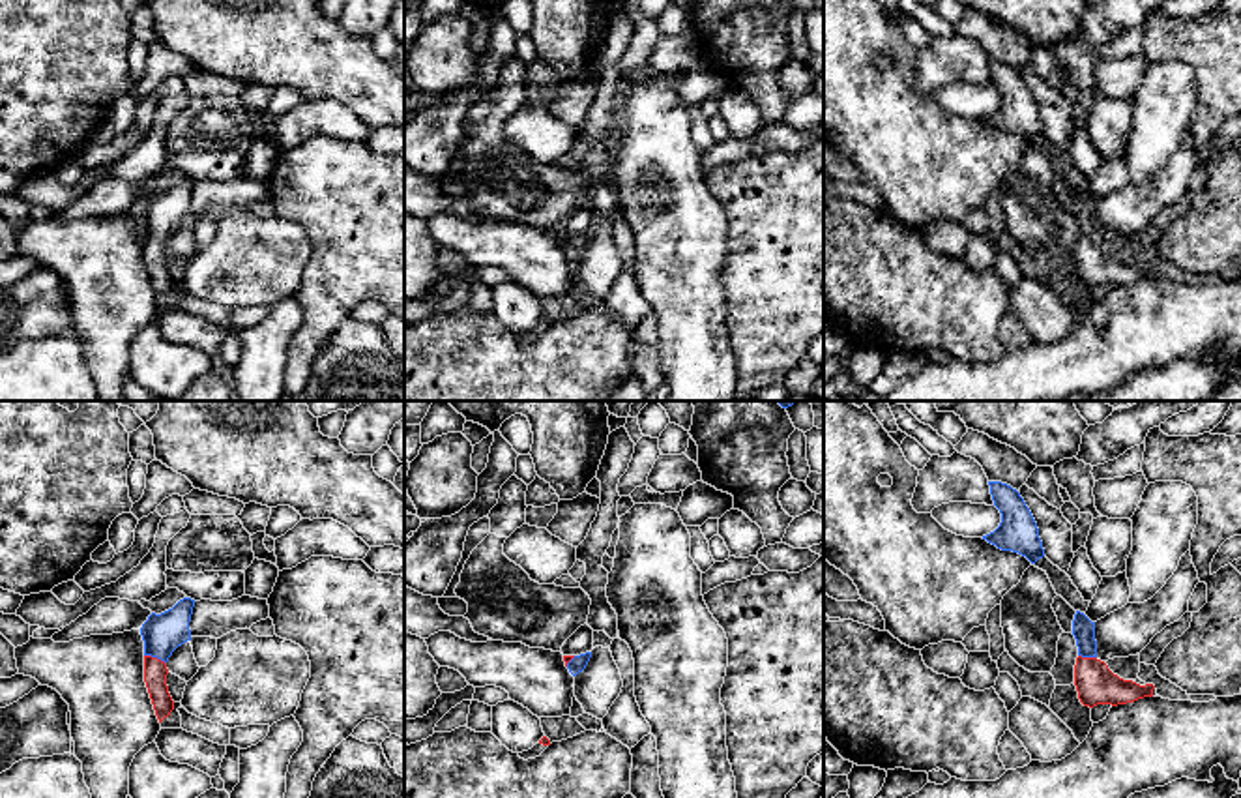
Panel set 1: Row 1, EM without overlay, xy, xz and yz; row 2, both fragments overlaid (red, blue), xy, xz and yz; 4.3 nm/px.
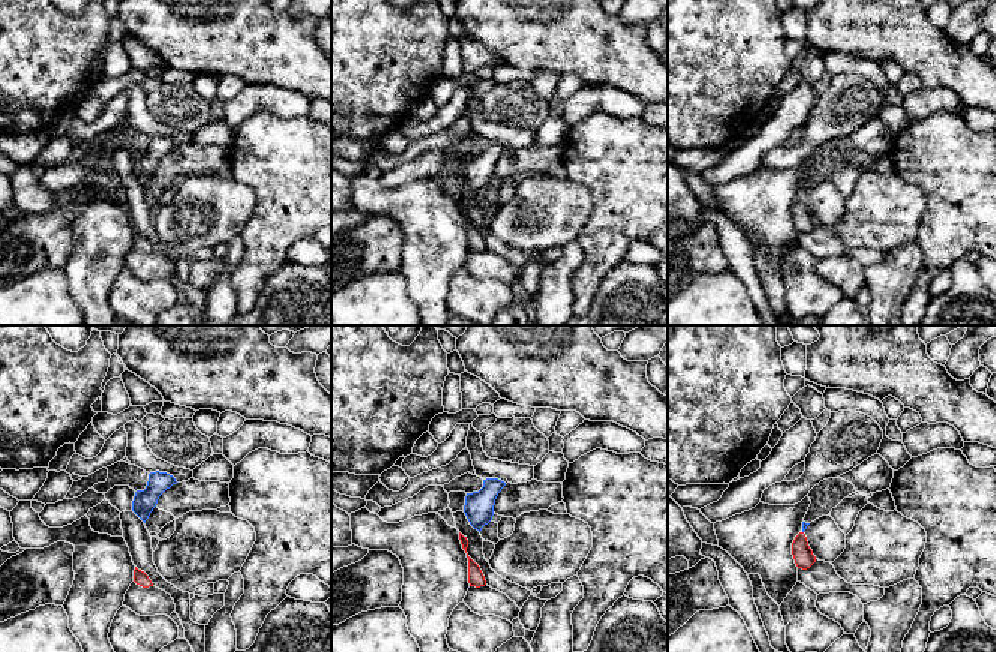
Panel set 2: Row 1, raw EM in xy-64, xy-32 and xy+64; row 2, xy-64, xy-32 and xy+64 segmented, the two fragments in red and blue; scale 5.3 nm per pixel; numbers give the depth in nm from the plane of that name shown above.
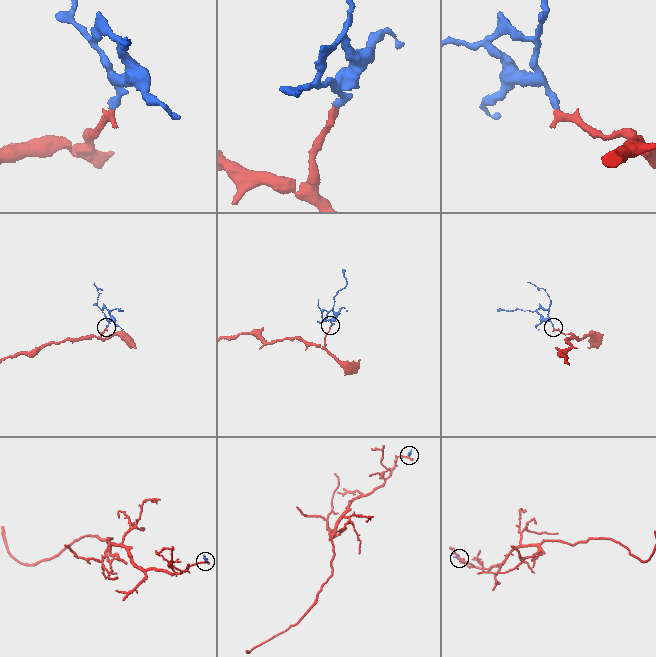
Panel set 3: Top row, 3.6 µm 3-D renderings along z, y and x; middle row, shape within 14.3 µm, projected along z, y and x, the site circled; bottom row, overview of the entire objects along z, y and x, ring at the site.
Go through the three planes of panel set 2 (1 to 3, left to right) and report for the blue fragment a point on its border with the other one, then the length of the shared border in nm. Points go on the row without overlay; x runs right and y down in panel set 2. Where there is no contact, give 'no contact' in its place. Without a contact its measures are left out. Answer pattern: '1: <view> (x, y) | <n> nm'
1: no contact
2: no contact
3: no contact

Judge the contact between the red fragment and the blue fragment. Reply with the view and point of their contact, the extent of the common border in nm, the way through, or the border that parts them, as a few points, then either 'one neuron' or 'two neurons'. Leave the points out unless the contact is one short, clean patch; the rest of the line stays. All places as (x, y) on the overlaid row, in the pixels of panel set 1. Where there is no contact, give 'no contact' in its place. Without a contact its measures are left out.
xy (156, 658) | 100 nm | across xy (156, 671), (156, 658), (161, 634) | one neuron

